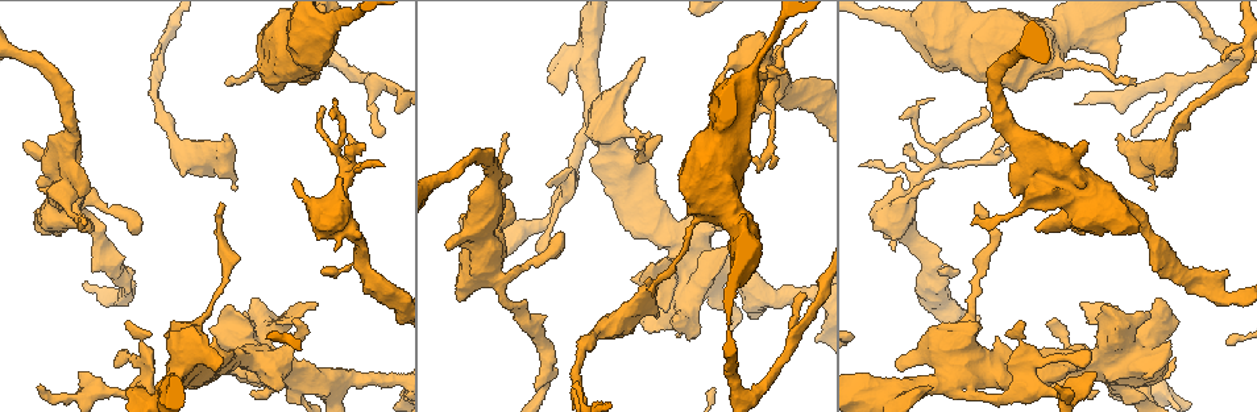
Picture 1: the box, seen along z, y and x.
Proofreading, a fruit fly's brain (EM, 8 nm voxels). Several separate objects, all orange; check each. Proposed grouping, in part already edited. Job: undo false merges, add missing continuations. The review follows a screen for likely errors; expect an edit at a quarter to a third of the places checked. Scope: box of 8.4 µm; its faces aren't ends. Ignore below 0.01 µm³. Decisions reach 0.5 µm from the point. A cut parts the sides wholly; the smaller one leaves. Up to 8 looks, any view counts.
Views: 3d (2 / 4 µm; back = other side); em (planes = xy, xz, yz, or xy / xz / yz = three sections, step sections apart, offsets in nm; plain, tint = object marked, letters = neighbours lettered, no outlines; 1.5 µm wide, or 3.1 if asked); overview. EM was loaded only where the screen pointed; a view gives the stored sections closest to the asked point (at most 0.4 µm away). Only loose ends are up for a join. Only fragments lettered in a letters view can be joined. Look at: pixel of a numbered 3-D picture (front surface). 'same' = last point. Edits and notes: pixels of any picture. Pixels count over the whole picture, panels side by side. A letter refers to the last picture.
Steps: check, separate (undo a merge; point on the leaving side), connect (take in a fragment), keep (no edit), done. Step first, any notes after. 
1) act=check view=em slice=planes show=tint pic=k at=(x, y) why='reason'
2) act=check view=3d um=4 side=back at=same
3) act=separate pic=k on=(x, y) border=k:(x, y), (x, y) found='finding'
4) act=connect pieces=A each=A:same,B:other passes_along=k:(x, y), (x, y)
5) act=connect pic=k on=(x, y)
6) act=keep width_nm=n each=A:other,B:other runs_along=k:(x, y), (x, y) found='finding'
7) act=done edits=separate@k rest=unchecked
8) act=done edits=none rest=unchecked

act=check view=3d um=4 pic=1 at=(945, 272) why='branch stops here'

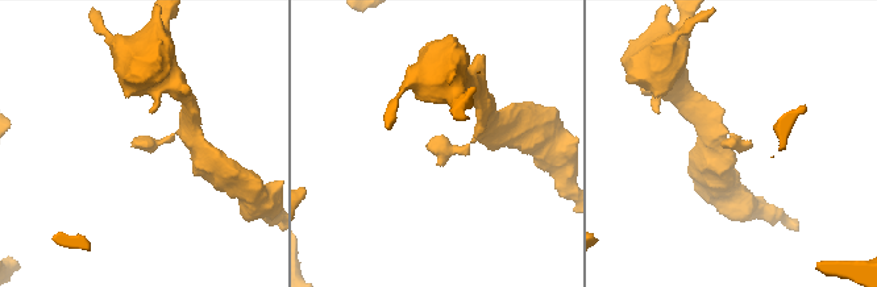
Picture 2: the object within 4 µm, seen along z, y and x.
act=check view=em slice=planes show=letters pic=2 at=(431, 150) why='shape alone is not enough'

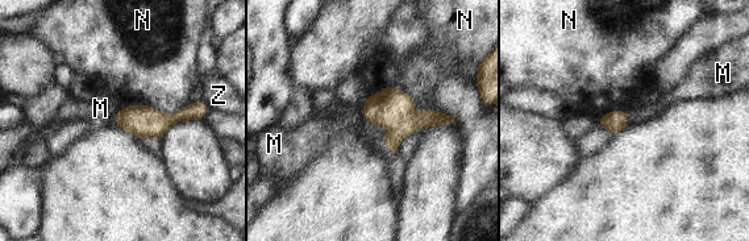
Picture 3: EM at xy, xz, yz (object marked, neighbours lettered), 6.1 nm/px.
act=keep each=M:other,N:other,Z:other runs_along=3:(199, 113), (166, 121), (119, 121) found='none of them fits'

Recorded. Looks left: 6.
act=check view=3d um=4 side=back pic=1 at=(212, 337)

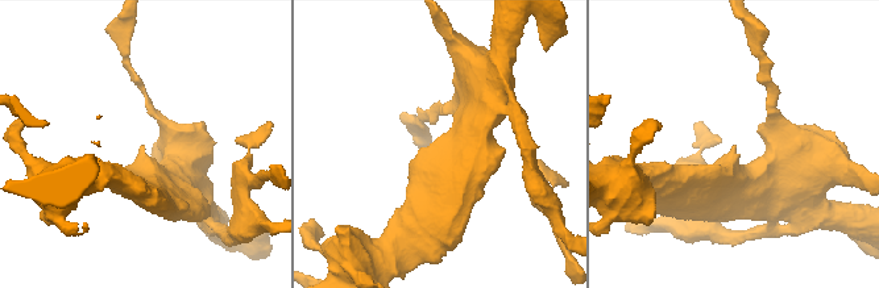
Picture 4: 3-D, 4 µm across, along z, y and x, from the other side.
act=check view=em slice=xy step=4 show=letters pic=4 at=(440, 147)

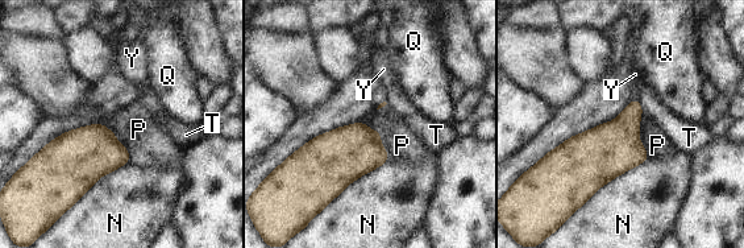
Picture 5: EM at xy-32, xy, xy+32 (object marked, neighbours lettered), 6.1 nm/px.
act=check view=em slice=planes show=letters at=same

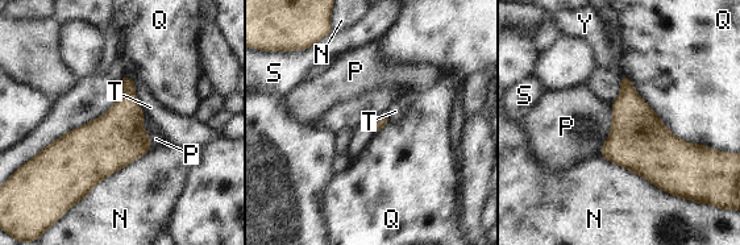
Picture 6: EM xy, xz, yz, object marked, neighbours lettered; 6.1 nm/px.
act=keep each=N:other,P:other,Q:other,S:other,T:other,Y:other border=6:(612, 104), (610, 136), (599, 156) found='none of them fits'

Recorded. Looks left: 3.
act=check view=em slice=planes show=plain pic=1 at=(1089, 360) why='free end'

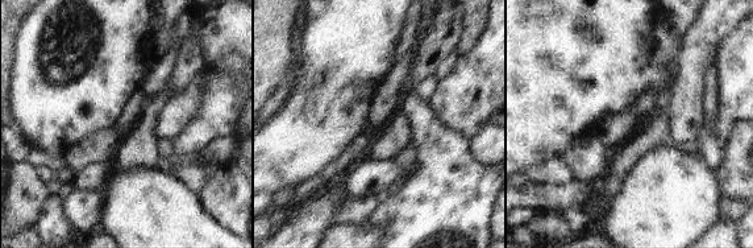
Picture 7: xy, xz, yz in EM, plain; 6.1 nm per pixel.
act=check view=em slice=planes show=letters at=same why='what lies round it'

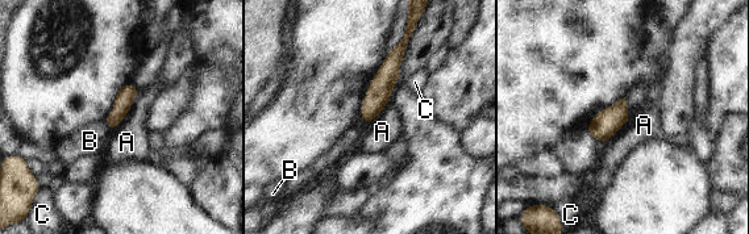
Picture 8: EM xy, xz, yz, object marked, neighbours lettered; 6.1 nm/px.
act=keep each=A:other,B:other,C:other found='none of them fits'

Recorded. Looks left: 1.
act=done edits=none rest=unchecked

